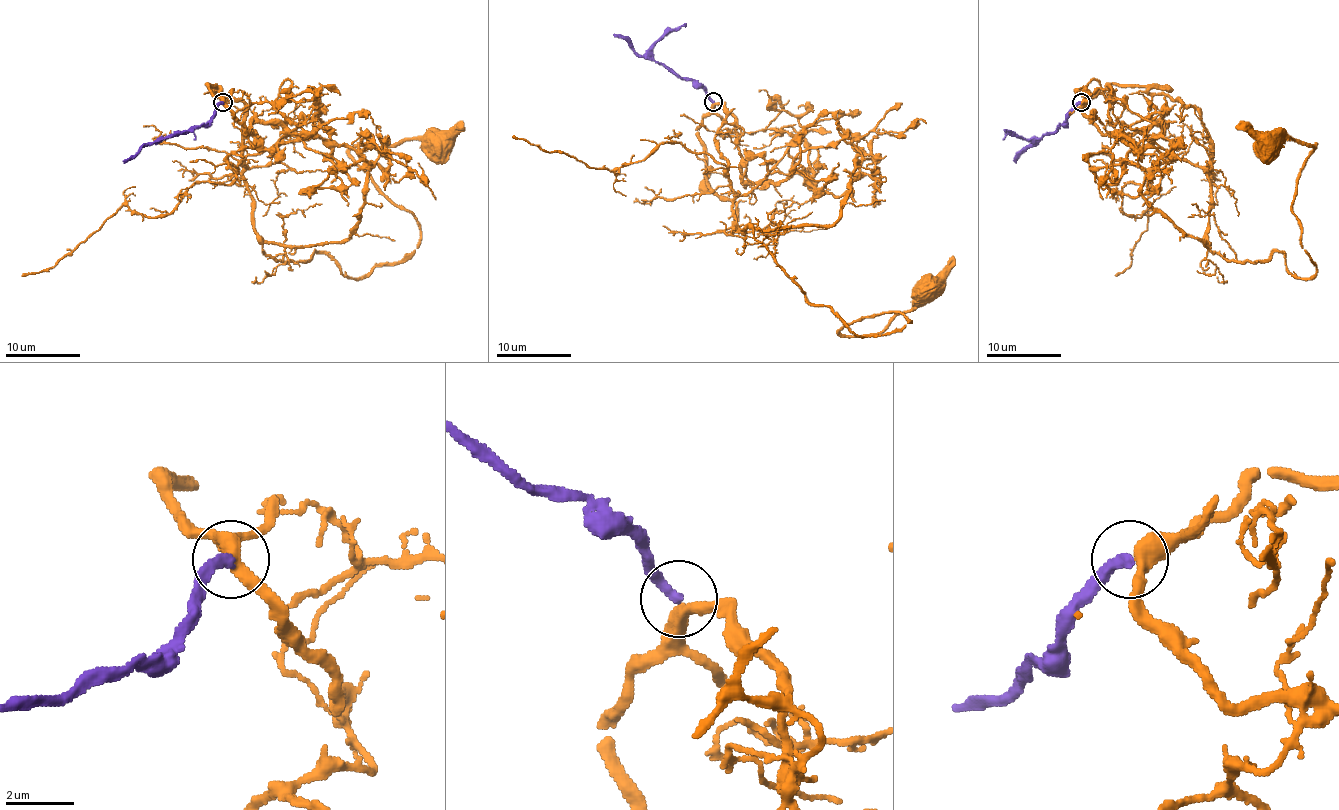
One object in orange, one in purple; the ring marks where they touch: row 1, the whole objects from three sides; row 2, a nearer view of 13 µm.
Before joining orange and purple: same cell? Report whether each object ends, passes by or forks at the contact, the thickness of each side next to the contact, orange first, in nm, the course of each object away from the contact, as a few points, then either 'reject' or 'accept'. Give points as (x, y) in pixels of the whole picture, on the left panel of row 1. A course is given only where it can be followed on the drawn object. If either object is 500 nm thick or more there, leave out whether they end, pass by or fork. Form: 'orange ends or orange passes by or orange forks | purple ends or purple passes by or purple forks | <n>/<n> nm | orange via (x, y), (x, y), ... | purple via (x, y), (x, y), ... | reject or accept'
orange passes by | purple ends | 420/320 nm | orange via (222, 102), (207, 85), (244, 105), (261, 249), (319, 251), (349, 277), (420, 238), (349, 152), (437, 145) | purple via (222, 102), (203, 126), (162, 139), (179, 131), (192, 131), (194, 139) | reject

